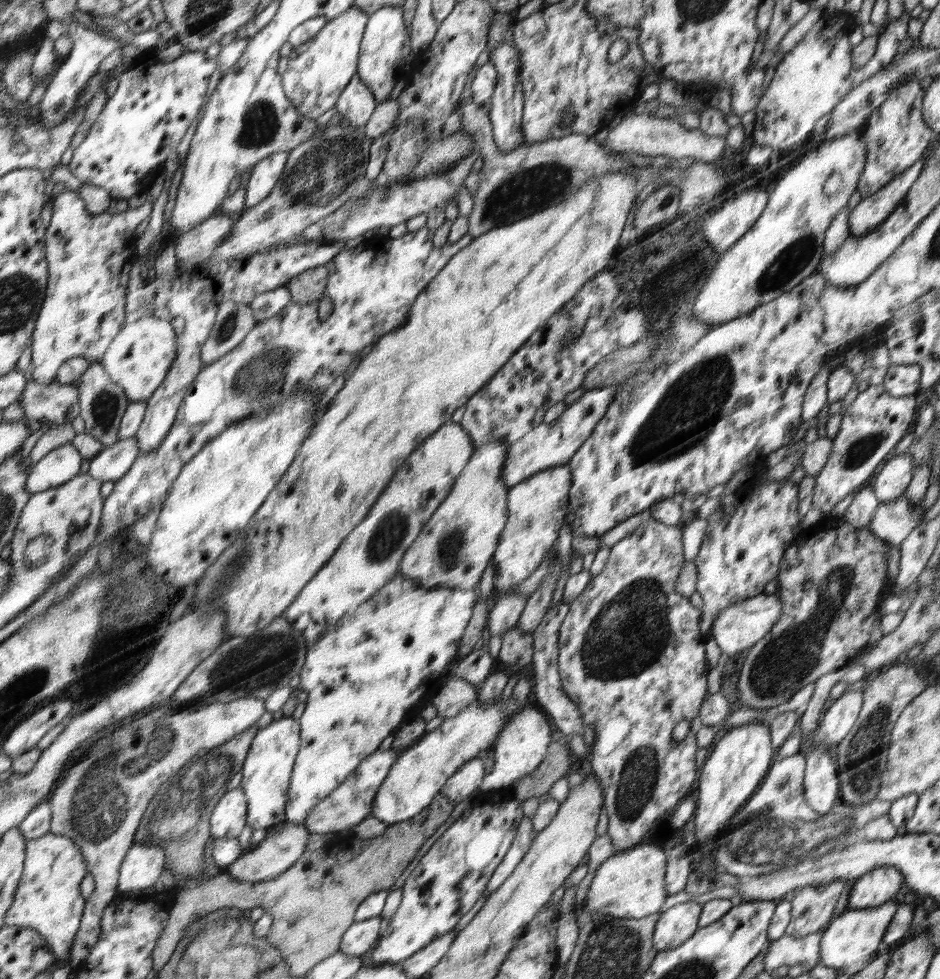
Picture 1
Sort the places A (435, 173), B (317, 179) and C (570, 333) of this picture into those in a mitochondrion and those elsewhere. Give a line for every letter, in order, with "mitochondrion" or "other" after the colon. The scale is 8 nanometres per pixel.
A: other
B: mitochondrion
C: mitochondrion

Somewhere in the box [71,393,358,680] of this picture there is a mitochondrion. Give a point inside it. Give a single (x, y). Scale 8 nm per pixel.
(237, 567)

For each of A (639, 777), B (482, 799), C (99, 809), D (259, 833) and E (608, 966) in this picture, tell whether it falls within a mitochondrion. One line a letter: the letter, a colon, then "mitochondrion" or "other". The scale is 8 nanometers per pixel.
A: mitochondrion
B: other
C: mitochondrion
D: other
E: mitochondrion

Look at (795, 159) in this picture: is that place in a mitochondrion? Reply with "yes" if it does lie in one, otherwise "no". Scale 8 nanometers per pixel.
no

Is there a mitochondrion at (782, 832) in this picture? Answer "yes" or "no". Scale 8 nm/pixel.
yes

